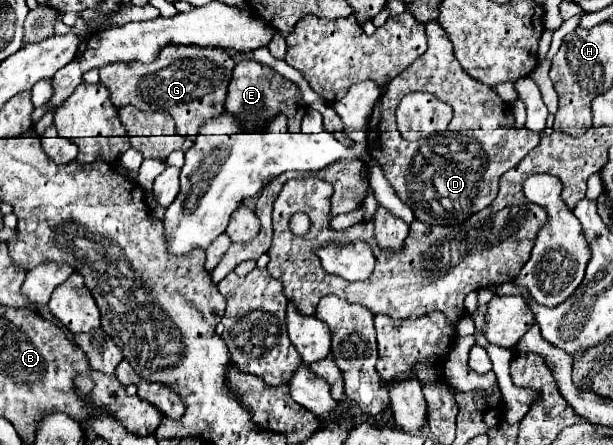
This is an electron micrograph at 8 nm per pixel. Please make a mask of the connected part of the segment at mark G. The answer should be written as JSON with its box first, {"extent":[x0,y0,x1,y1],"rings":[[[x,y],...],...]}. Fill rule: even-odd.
{"extent":[100,46,234,136],"rings":[[[166,46],[150,64],[118,62],[104,66],[100,70],[100,82],[108,88],[110,100],[116,108],[134,104],[140,110],[168,112],[176,122],[176,134],[194,136],[206,120],[224,112],[226,88],[234,66],[234,58],[220,48]]]}

